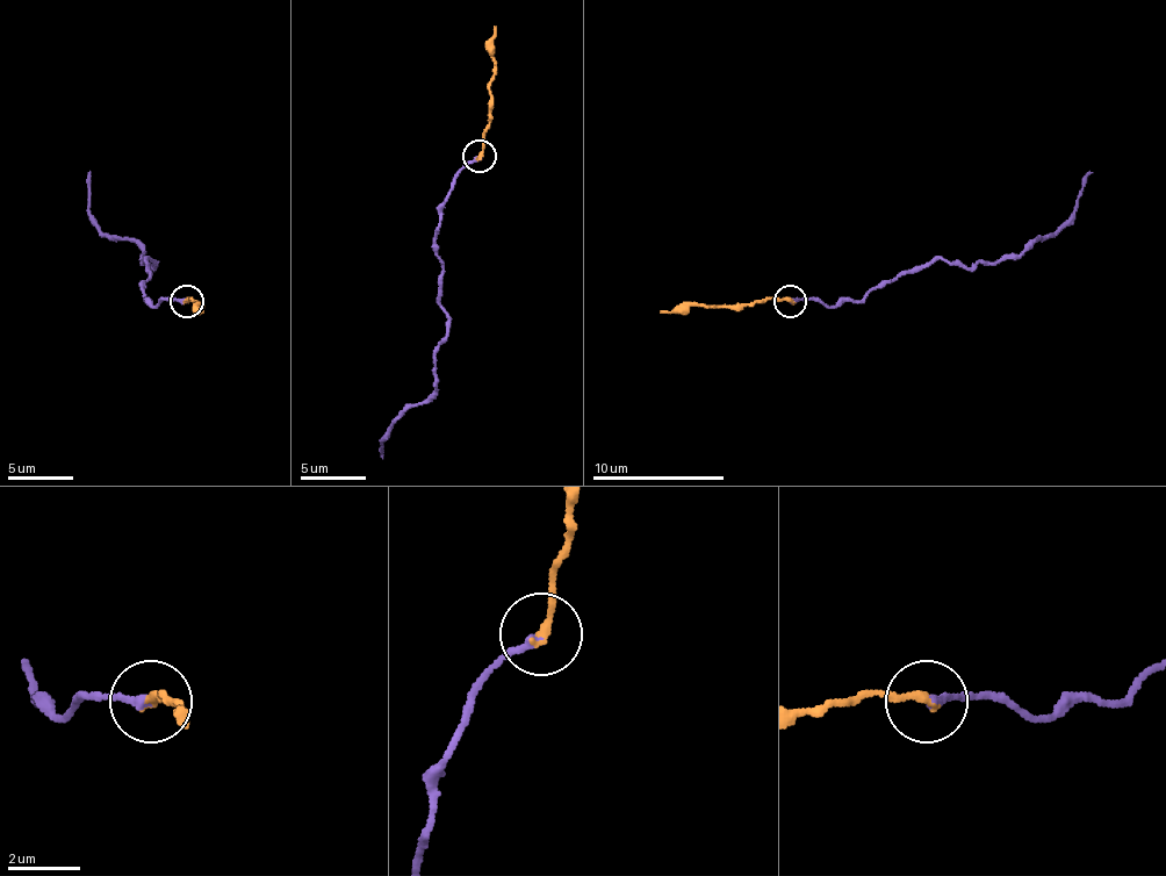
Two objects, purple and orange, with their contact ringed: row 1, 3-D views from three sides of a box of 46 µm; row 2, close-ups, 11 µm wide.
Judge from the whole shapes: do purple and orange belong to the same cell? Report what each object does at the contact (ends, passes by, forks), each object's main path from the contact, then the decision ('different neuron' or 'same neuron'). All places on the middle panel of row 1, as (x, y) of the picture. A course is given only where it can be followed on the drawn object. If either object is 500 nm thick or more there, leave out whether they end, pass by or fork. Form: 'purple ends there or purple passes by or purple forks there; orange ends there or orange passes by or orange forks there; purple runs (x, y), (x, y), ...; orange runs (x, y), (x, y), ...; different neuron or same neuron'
purple ends there; orange ends there; purple runs (479, 156), (459, 172), (439, 212), (439, 303), (448, 329), (436, 352), (436, 382), (393, 422), (380, 458); orange runs (479, 156), (495, 73), (491, 41), (495, 27); same neuron

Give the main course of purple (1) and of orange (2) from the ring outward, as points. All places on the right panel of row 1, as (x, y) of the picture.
1: (790, 300), (839, 307), (937, 260), (986, 264), (1016, 257), (1033, 241), (1045, 241), (1072, 214), (1092, 172)
2: (790, 300), (675, 307), (661, 313)

